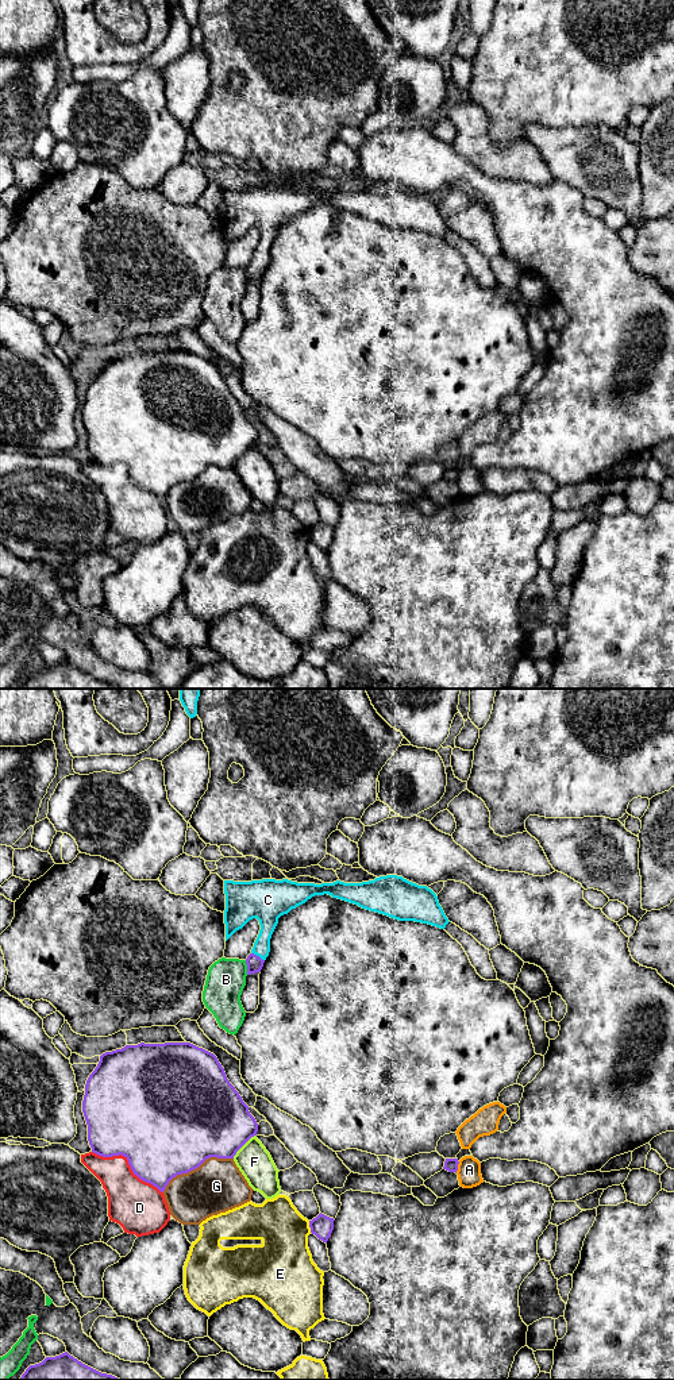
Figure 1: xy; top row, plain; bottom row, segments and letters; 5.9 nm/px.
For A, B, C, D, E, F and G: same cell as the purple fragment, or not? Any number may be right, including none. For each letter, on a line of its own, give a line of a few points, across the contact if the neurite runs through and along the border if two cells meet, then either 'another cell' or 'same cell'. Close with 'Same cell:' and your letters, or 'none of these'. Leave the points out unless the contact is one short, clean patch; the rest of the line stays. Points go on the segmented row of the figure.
A: another cell
B: another cell
C: xy (254, 963), (258, 956), (268, 926), (268, 916) | same cell
D: another cell
E: another cell
F: another cell
G: another cell
Same cell: C

